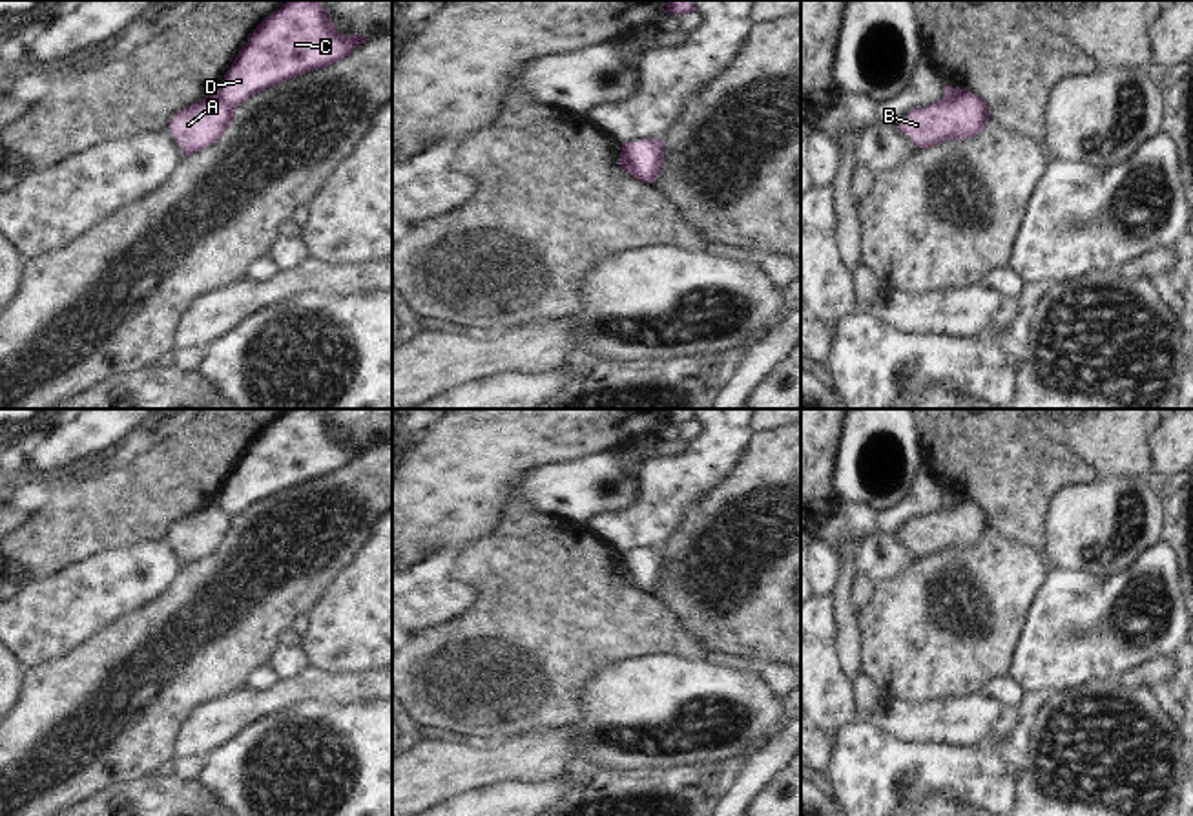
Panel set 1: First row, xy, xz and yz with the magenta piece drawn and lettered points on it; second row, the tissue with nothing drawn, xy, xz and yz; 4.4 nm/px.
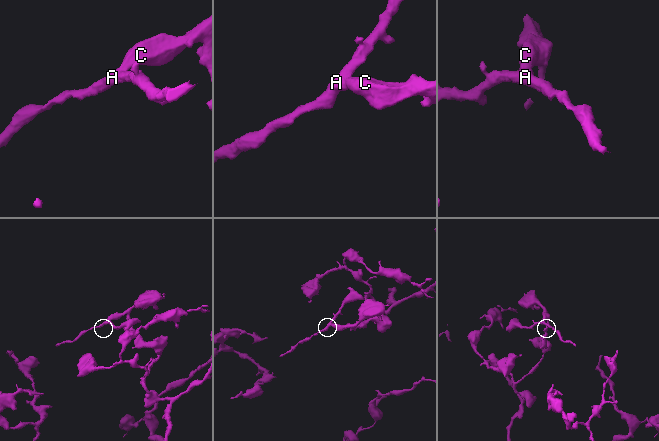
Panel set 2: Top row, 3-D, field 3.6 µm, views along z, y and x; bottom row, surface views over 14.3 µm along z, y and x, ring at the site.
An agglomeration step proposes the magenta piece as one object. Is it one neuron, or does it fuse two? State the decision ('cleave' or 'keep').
cleave

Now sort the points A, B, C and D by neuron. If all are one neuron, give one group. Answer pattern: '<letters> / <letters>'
A B / C D

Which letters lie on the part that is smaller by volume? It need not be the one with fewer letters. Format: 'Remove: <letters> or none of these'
Remove: A, B

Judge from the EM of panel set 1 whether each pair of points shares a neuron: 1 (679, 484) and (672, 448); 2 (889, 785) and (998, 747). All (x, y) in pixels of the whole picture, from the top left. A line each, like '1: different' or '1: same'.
1: different
2: same

